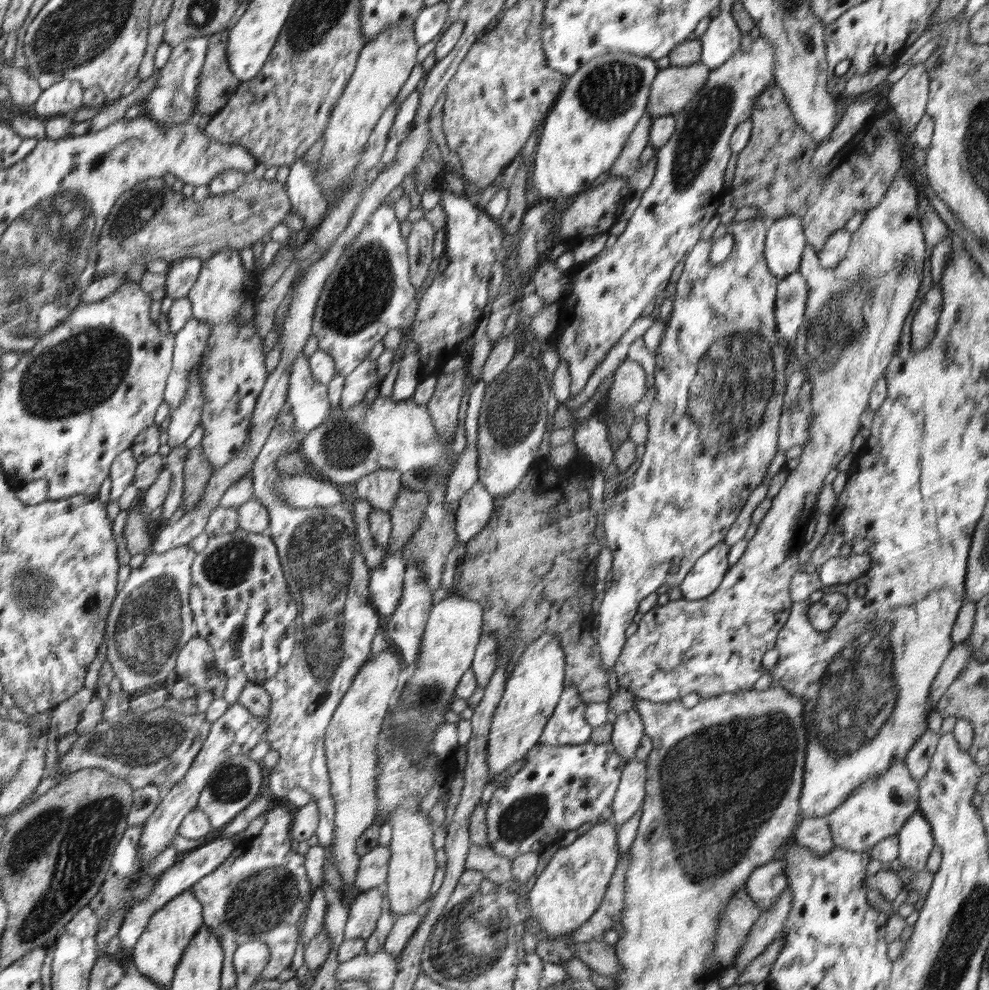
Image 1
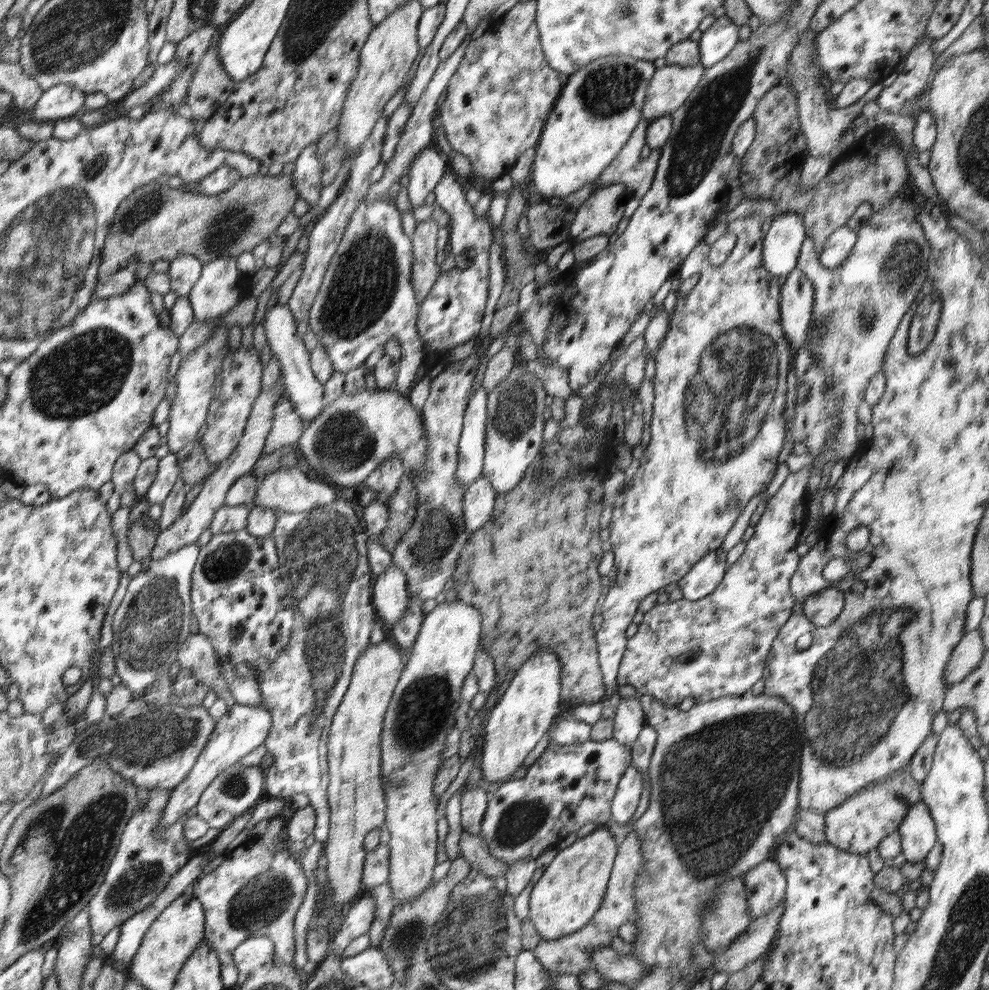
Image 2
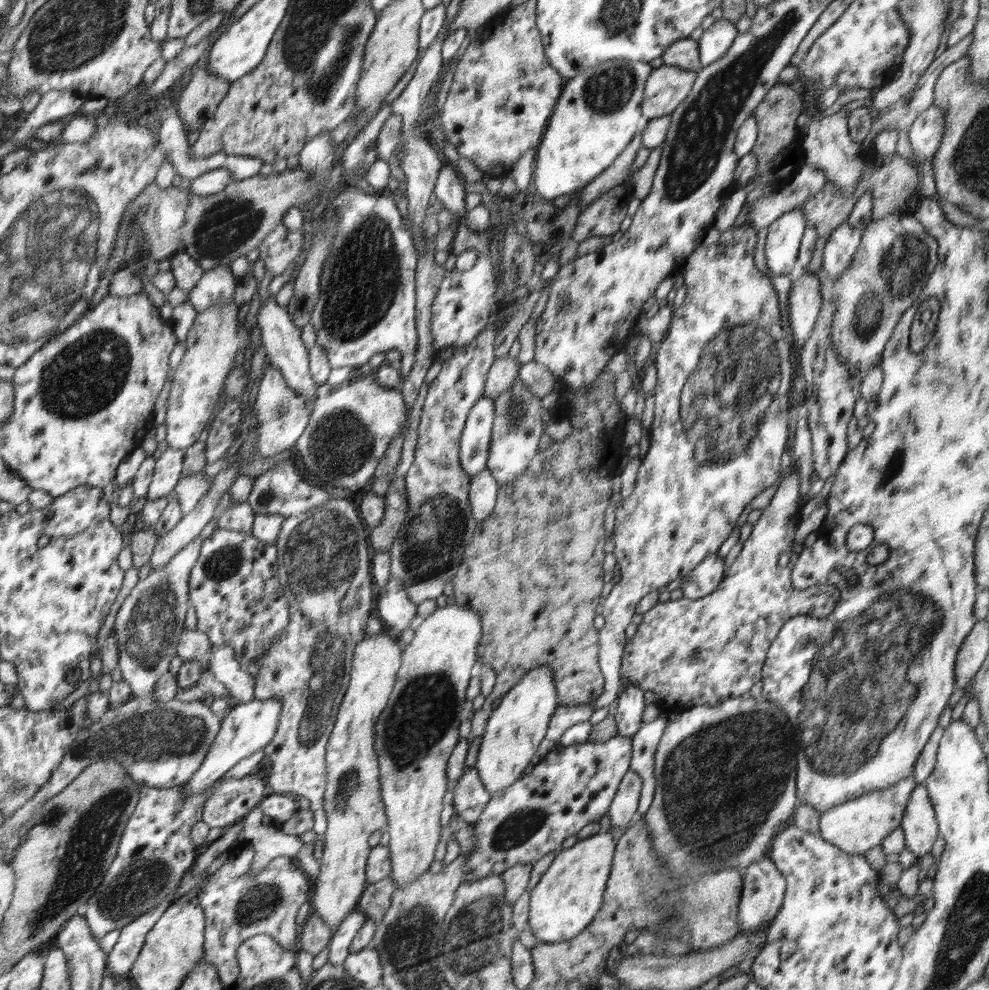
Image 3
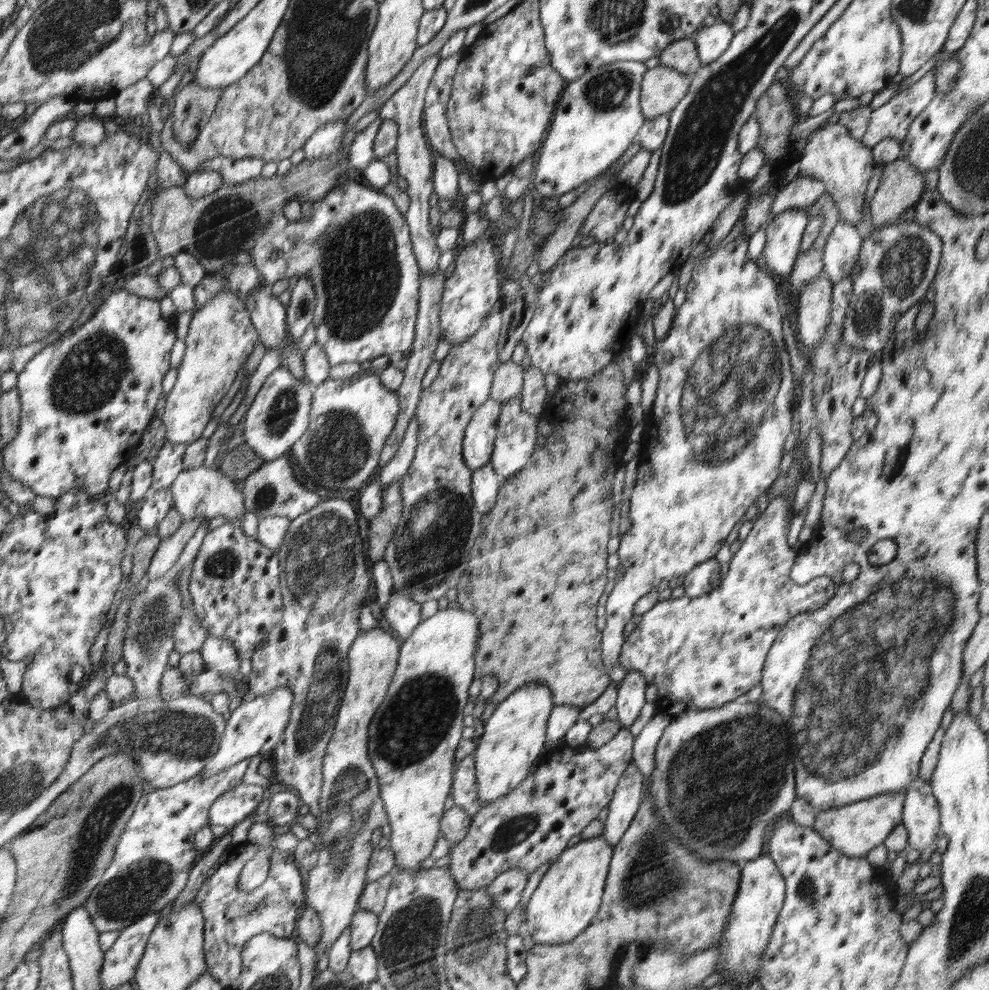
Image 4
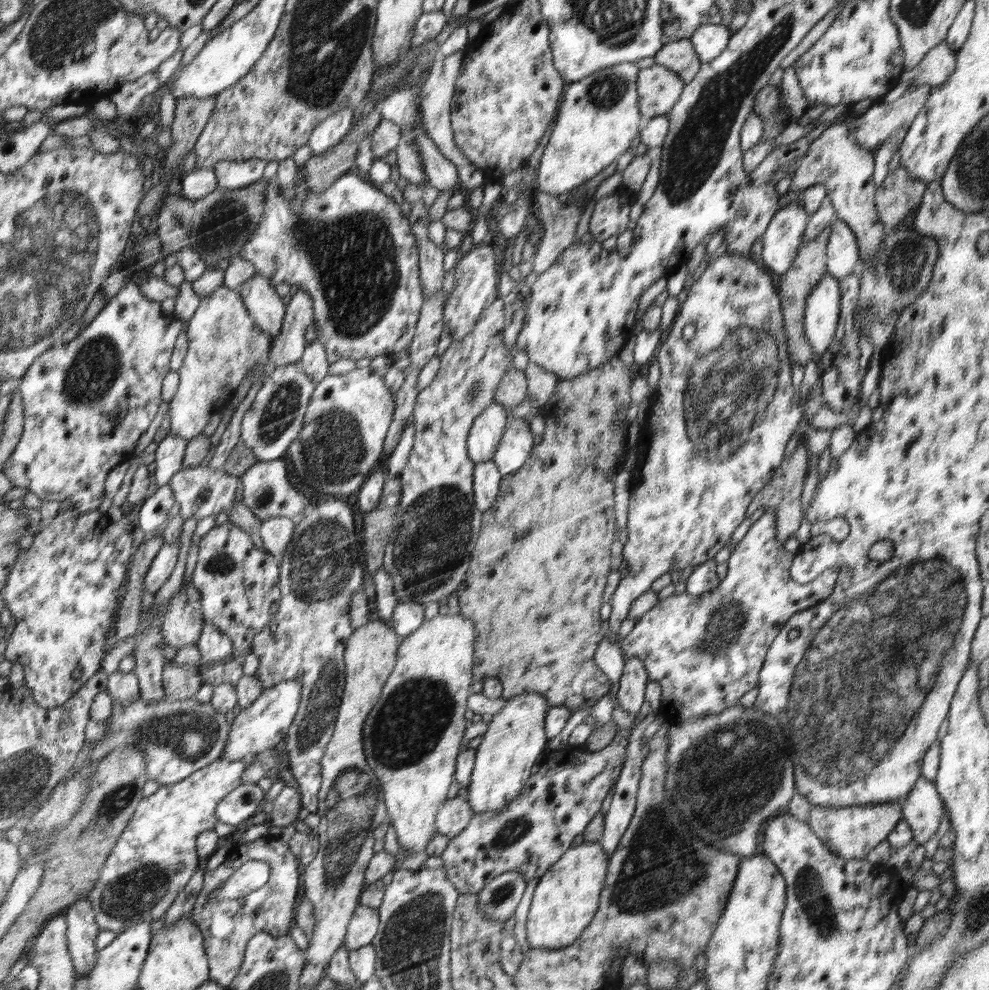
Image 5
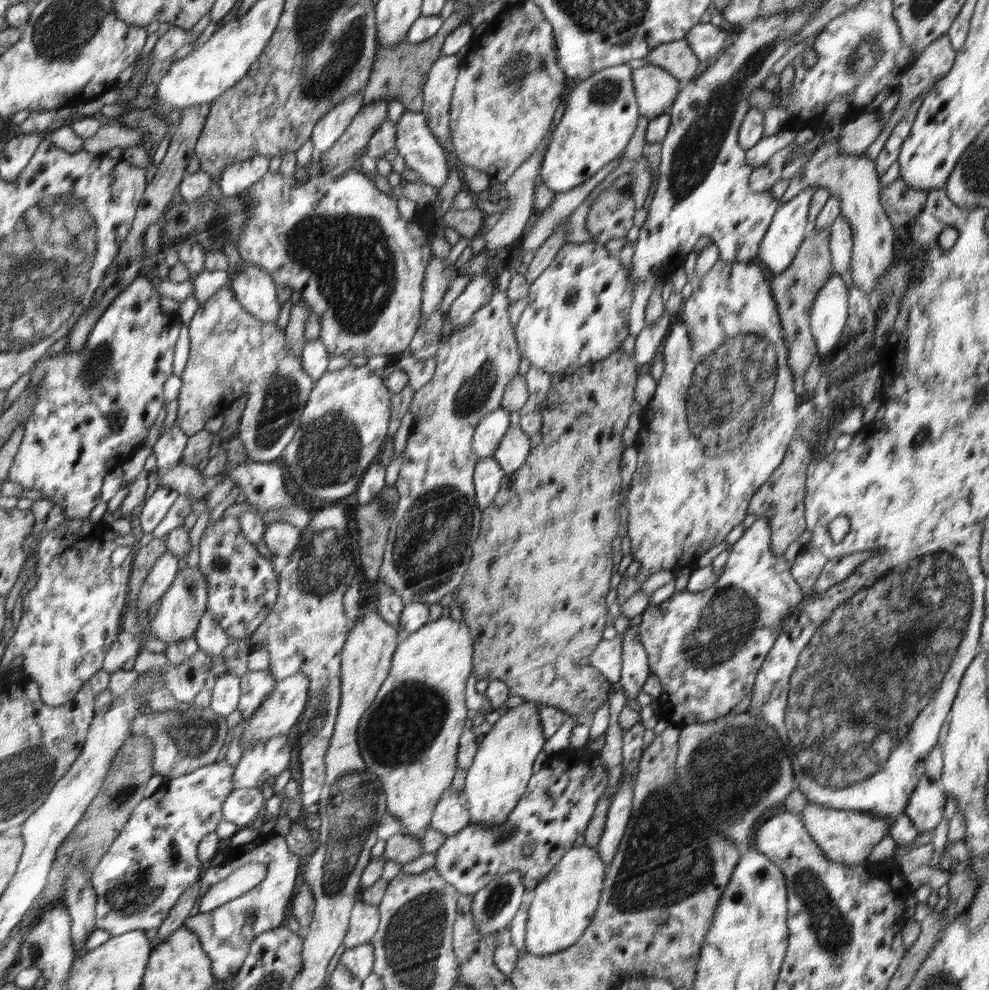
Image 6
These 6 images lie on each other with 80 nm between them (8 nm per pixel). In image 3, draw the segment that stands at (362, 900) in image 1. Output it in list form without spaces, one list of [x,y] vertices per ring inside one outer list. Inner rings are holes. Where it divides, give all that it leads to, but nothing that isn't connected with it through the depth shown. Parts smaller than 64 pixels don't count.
[[[359,906],[347,916],[329,942],[328,963],[334,966],[343,964],[353,938],[359,933],[360,928],[364,926],[366,919],[367,915]]]

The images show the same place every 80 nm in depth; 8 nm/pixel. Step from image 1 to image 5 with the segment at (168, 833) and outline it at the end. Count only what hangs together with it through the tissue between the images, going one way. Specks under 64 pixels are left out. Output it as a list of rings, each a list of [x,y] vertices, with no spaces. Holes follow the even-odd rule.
[[[294,680],[279,683],[276,687],[265,690],[256,702],[241,709],[238,715],[229,716],[231,728],[220,759],[242,761],[246,754],[258,754],[279,746],[298,714],[302,692],[303,682]]]

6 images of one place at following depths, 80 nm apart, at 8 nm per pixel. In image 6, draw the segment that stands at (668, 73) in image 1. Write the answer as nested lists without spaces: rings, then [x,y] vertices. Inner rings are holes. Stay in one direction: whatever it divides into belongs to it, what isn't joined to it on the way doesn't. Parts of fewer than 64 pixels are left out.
[[[645,65],[632,70],[632,86],[640,116],[650,123],[657,116],[667,113],[679,94],[681,83],[656,65]]]

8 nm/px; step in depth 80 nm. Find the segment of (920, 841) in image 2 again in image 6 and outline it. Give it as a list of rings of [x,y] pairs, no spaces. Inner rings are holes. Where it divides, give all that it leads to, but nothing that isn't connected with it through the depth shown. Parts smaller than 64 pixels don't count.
[[[926,775],[920,777],[903,812],[916,827],[919,836],[934,831],[942,822],[946,798],[938,779]]]

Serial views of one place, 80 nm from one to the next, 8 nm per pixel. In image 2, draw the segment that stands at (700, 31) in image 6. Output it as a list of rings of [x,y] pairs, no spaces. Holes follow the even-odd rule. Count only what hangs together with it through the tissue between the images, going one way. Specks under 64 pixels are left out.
[[[726,15],[717,18],[700,36],[699,64],[704,68],[710,68],[723,60],[739,41],[738,30],[739,26]]]

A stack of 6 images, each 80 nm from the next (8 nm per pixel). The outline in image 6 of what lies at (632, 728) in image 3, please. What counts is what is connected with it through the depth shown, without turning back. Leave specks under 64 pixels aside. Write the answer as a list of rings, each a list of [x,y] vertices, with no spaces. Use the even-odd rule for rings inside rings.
[[[643,616],[628,620],[627,630],[624,630],[622,636],[622,668],[619,683],[626,698],[636,699],[651,676],[647,652],[637,638],[640,622],[643,622]]]

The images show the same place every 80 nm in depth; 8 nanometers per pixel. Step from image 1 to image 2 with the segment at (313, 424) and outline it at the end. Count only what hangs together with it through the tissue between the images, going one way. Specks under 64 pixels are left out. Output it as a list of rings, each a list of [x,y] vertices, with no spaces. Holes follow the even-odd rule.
[[[276,304],[265,314],[266,342],[274,357],[278,359],[283,376],[285,392],[293,402],[295,413],[303,420],[306,427],[323,412],[326,388],[311,369],[310,353],[303,340],[295,334],[297,320],[287,304]]]

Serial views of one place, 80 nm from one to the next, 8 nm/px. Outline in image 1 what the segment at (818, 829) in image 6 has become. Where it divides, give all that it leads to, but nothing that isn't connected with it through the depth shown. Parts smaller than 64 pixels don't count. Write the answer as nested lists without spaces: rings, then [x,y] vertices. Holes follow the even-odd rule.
[[[904,762],[896,763],[883,775],[867,780],[851,792],[836,810],[828,815],[832,840],[836,847],[854,852],[867,851],[881,840],[897,835],[904,823],[918,812],[919,786]]]

